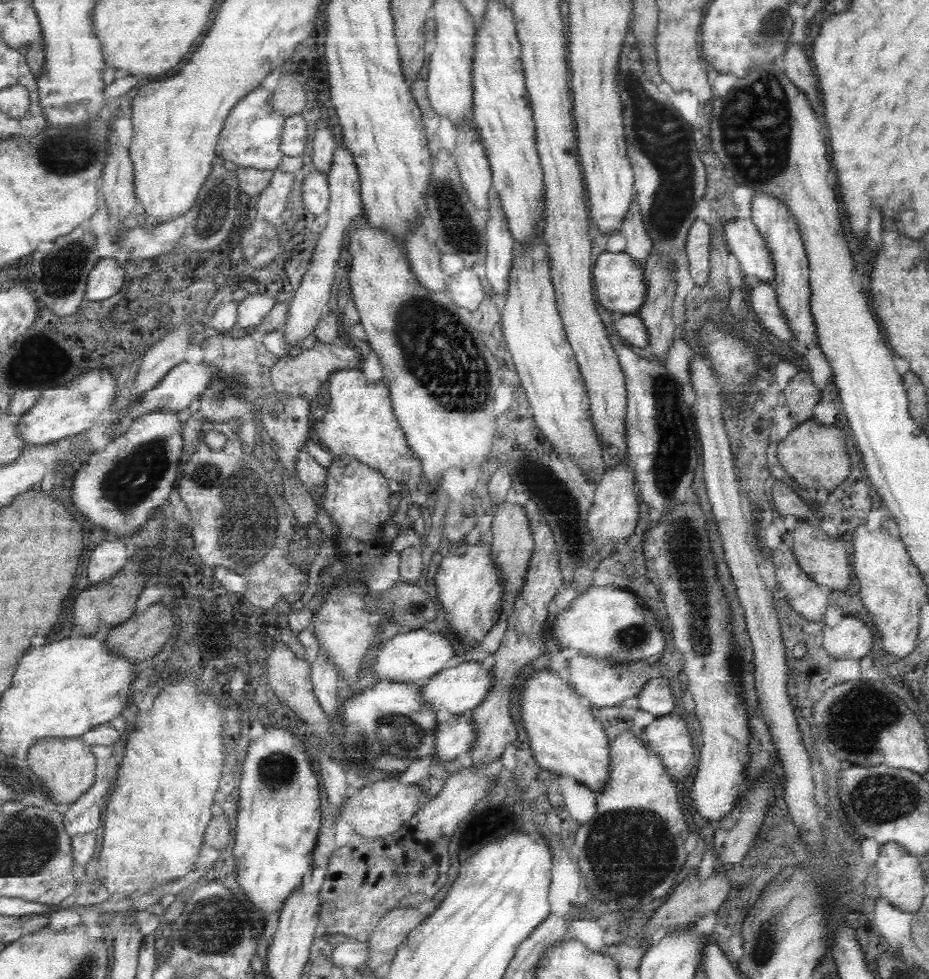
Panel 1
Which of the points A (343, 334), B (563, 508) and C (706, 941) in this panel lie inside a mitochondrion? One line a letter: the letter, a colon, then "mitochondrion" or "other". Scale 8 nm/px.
A: other
B: mitochondrion
C: other

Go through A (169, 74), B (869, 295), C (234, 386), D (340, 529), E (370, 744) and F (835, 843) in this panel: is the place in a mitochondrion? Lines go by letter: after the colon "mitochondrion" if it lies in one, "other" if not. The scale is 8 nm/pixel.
A: other
B: other
C: mitochondrion
D: other
E: mitochondrion
F: other

